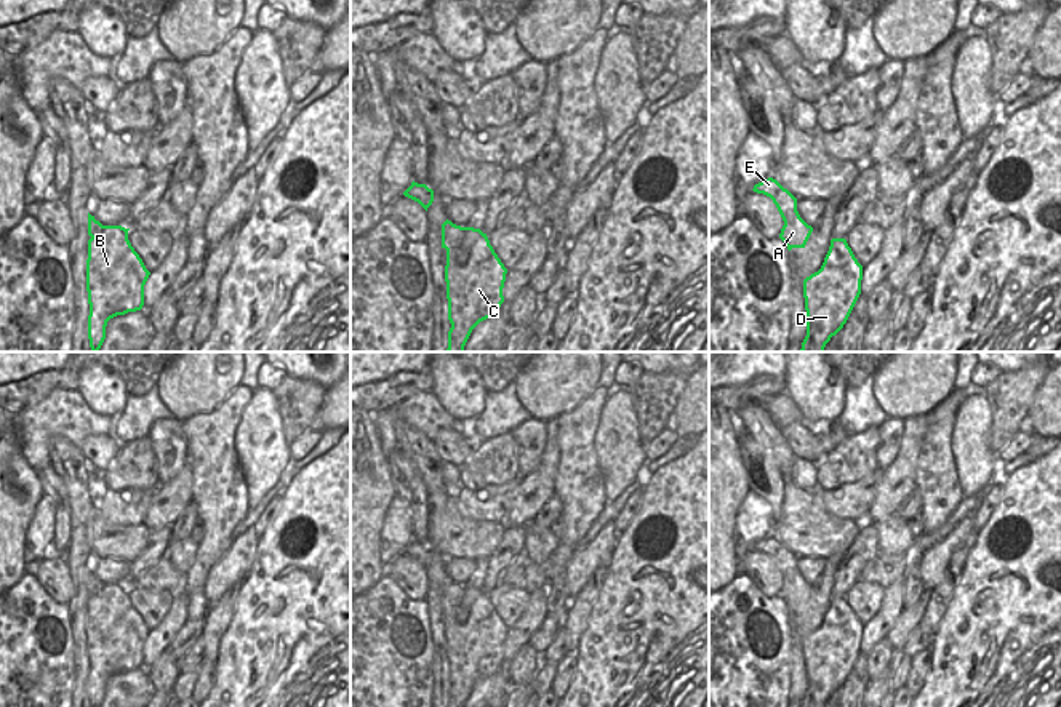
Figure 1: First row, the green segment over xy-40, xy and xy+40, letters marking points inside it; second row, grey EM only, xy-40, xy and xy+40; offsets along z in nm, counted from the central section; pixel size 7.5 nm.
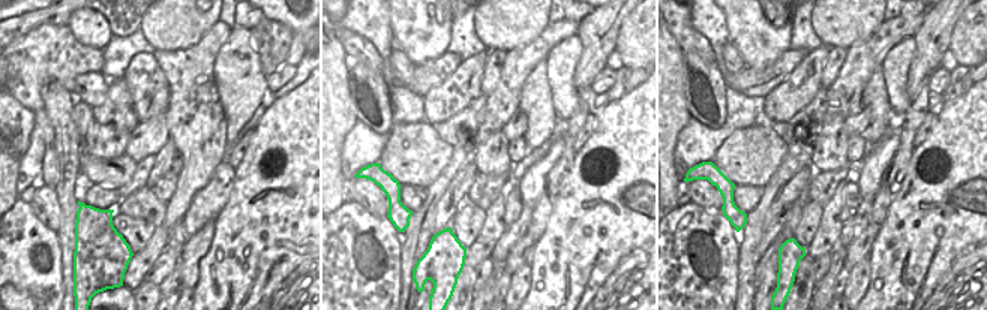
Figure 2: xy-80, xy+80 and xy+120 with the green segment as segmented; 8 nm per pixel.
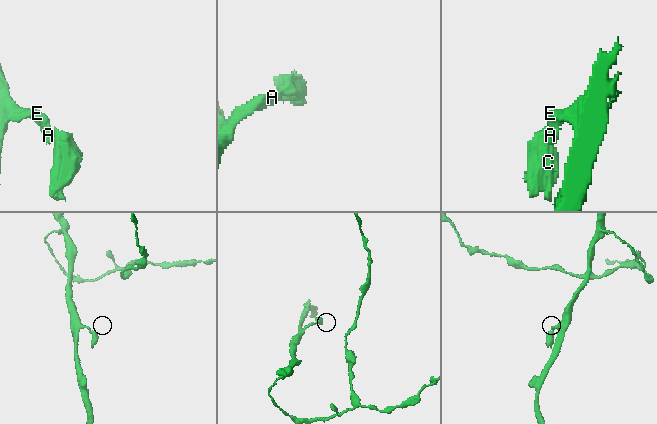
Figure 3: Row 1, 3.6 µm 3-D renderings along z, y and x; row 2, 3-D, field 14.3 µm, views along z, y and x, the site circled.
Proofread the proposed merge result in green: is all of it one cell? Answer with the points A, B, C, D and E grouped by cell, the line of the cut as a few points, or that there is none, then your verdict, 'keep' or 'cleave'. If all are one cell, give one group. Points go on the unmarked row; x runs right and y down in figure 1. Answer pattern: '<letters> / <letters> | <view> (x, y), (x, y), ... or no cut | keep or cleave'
A B C D E | no cut | keep

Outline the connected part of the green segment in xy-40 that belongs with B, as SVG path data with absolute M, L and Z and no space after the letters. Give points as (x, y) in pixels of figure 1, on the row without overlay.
M88 571L88 697L101 707L107 680L117 673L141 669L144 643L150 633L122 584L102 584Z

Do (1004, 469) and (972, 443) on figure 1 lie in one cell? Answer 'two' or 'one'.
two

